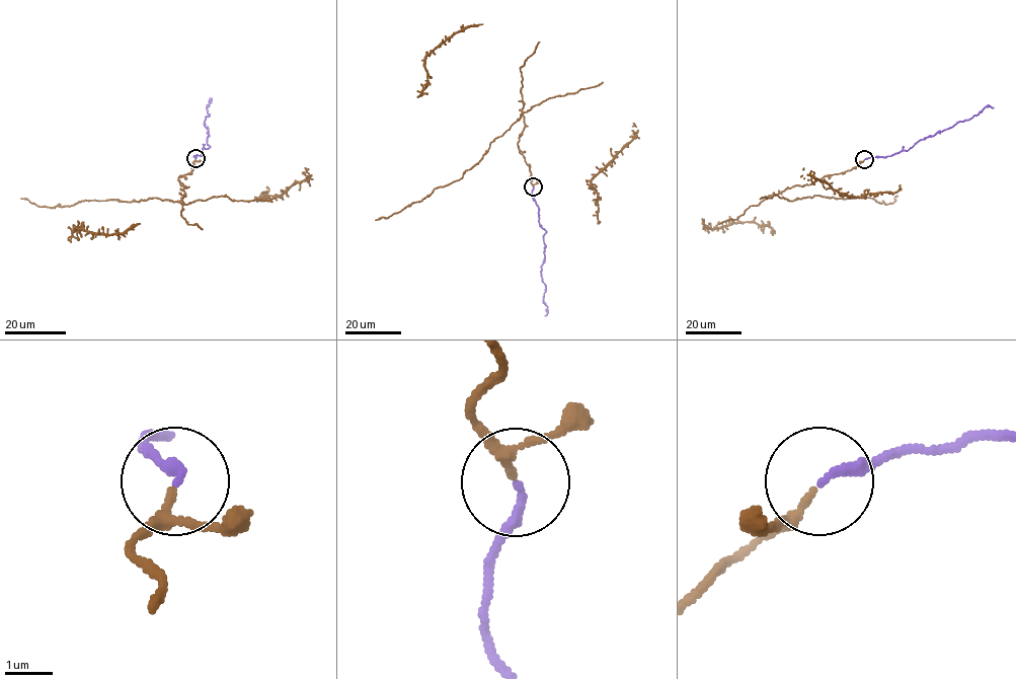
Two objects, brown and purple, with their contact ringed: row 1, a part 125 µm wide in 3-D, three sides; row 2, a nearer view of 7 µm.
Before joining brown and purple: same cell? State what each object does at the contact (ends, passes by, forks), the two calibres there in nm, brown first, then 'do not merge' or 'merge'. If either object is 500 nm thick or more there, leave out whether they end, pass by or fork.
brown passes by | purple ends | 140/170 nm | merge

